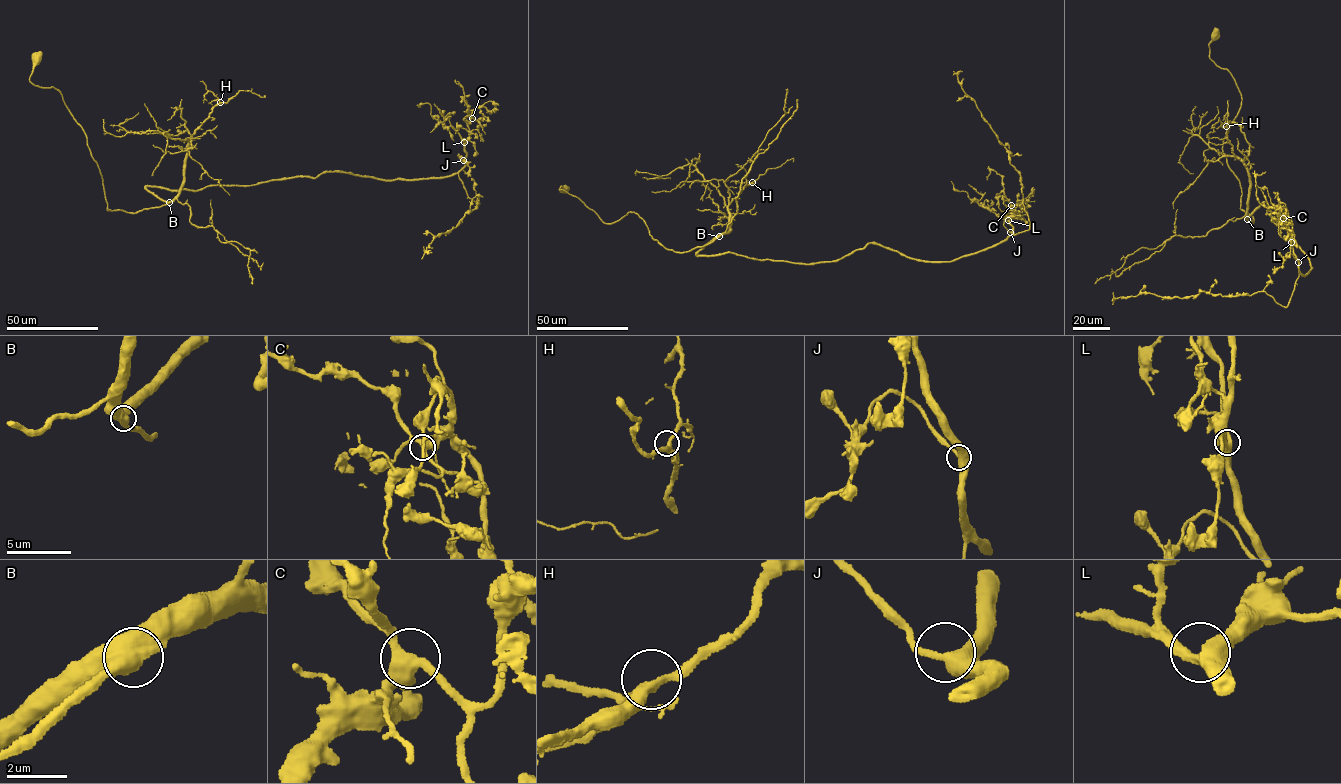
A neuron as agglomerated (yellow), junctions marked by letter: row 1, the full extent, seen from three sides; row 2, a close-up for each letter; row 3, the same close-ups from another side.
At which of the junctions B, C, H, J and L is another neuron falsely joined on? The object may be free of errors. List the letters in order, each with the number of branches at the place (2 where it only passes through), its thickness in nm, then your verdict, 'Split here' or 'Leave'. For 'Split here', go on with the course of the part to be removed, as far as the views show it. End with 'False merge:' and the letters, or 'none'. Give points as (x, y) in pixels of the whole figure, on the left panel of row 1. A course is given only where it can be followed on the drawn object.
B: Branches: 3. Thickness 550 nm. Leave
C: Branches: 3. Thickness 440 nm. Leave
H: Branches: 3. Thickness 320 nm. Leave
J: Branches: 3. Thickness 400 nm. Leave
L: Branches: 3. Thickness 440 nm. Leave
False merge: none

